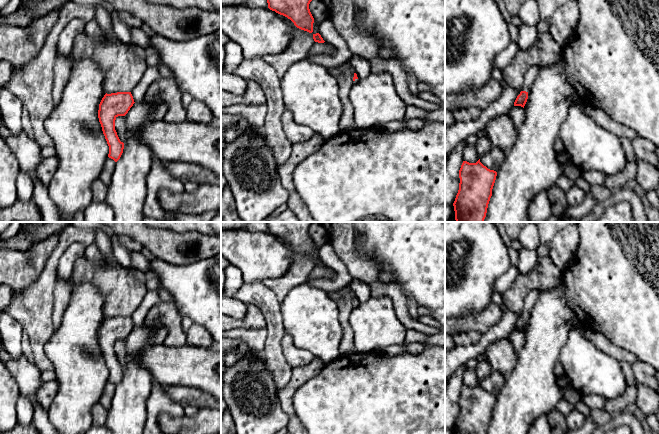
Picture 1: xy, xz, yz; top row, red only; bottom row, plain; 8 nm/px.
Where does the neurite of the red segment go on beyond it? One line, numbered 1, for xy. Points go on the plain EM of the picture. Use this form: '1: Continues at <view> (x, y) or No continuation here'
1: No continuation here

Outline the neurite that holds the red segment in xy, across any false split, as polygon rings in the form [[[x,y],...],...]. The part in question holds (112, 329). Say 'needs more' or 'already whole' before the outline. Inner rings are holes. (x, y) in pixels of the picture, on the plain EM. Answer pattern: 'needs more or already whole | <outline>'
already whole | [[[117,316],[105,318],[99,328],[98,342],[103,358],[109,370],[108,381],[117,386],[124,373],[115,354],[115,344],[118,340],[125,340],[134,328],[131,316]]]

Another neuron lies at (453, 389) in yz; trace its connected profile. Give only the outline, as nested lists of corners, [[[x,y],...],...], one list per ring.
[[[466,364],[459,367],[451,376],[445,389],[445,429],[453,429],[459,414],[459,394],[464,385],[463,375],[467,370]]]

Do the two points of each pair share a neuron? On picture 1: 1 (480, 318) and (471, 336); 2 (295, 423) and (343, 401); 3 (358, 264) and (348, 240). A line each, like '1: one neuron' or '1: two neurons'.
1: two neurons
2: two neurons
3: one neuron

